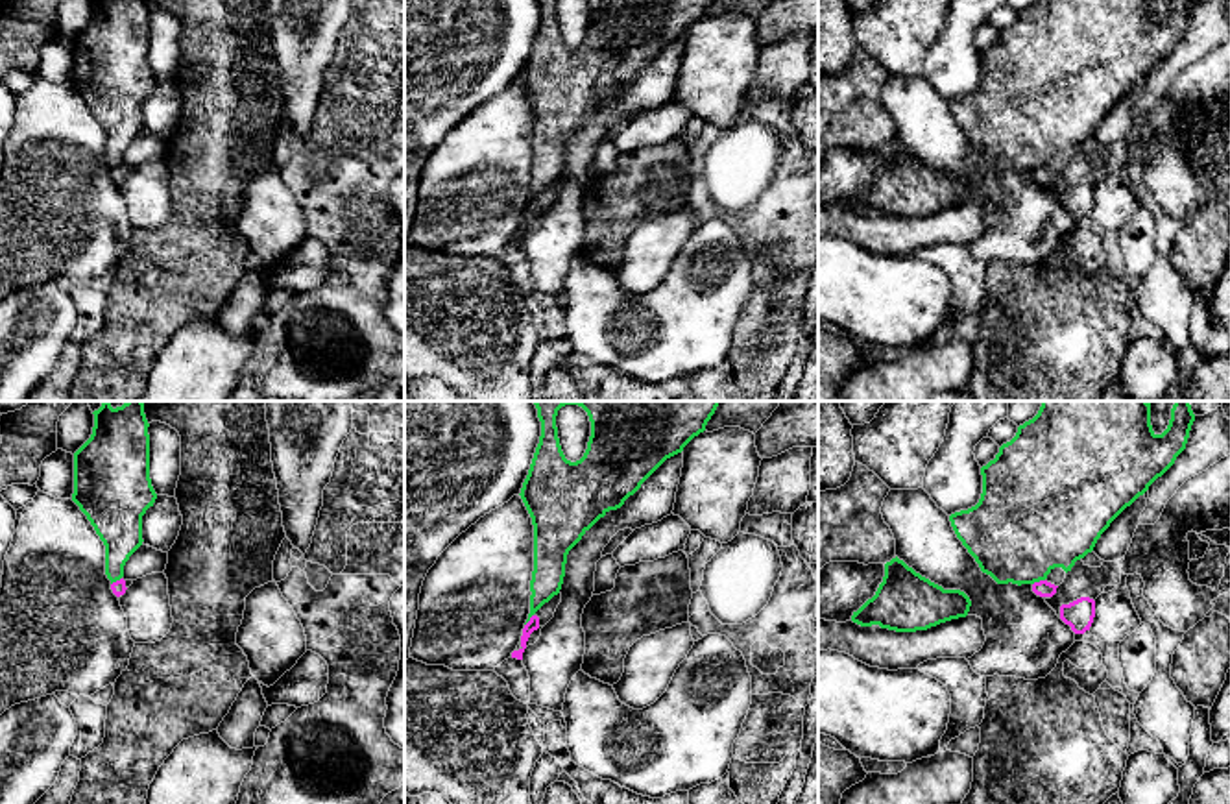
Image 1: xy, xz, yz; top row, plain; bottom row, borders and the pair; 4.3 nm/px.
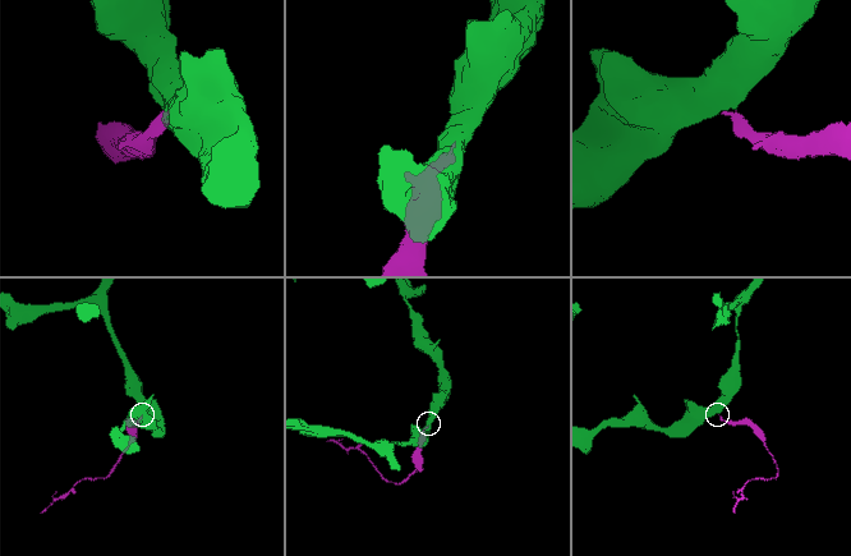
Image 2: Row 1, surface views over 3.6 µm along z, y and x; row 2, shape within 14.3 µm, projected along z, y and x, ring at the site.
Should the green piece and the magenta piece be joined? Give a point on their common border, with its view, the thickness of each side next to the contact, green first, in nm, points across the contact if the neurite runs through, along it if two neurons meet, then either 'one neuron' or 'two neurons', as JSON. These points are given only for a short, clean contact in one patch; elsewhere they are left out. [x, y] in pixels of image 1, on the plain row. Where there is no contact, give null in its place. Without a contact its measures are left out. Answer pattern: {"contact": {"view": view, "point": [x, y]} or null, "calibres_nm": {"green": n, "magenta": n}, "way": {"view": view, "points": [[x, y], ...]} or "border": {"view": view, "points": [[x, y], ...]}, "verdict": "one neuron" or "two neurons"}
{"contact": {"view": "yz", "point": [1038, 167]}, "calibres_nm": {"green": 460, "magenta": 70}, "border": {"view": "yz", "points": [[1044, 165], [1033, 170]]}, "verdict": "two neurons"}

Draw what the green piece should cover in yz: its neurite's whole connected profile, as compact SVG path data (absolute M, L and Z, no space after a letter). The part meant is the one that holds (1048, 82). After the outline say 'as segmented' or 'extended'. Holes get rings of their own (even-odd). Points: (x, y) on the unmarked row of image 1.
M1036 0L981 54L981 85L951 100L951 113L981 157L997 170L1034 170L1055 153L1067 159L1093 137L1110 109L1175 50L1193 7L1195 0L1171 0L1167 15L1156 20L1151 0Z; as segmented

